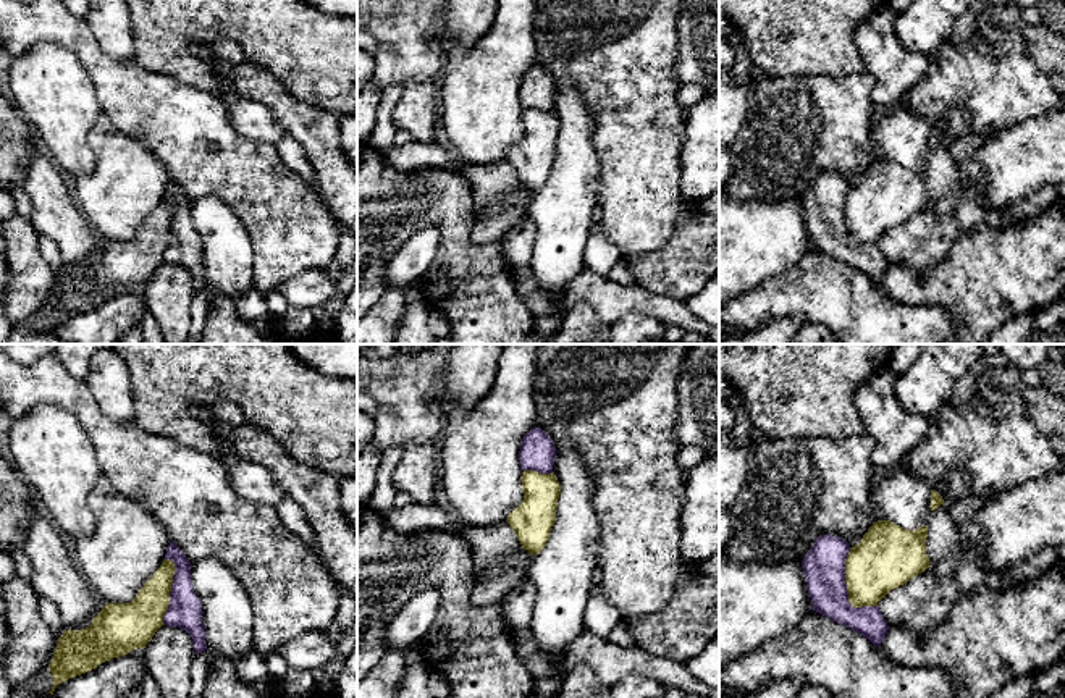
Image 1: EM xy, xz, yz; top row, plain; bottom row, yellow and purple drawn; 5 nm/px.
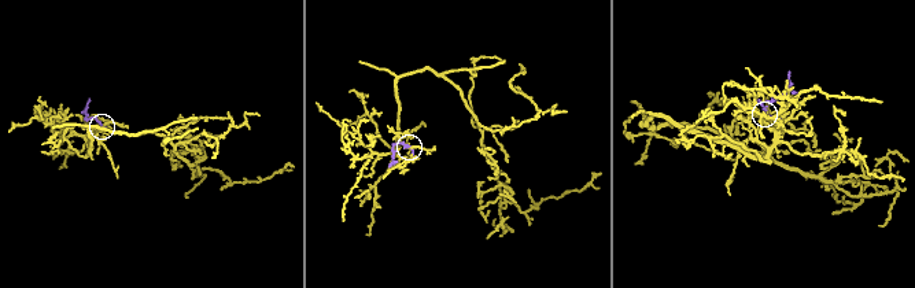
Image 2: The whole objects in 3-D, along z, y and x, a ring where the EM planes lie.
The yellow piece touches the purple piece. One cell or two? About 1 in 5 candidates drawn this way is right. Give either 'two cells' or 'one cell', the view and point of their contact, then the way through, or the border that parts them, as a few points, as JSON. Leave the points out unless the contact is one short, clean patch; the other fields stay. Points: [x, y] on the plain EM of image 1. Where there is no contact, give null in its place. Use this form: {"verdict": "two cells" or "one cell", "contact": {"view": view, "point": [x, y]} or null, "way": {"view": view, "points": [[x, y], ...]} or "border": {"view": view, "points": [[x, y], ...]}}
{"verdict": "two cells", "contact": {"view": "yz", "point": [847, 227]}}

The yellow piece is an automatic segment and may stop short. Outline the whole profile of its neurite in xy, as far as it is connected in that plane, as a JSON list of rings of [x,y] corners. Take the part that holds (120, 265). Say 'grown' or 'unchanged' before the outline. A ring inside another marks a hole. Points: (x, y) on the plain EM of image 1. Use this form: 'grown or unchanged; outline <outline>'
unchanged; outline [[[163,197],[133,239],[105,241],[89,265],[65,268],[48,302],[53,315],[48,331],[53,333],[58,322],[86,312],[105,299],[145,286],[163,263],[175,208],[175,200]]]

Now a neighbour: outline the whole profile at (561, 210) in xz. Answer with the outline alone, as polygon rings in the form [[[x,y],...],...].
[[[572,86],[556,87],[553,111],[561,123],[561,132],[549,176],[545,186],[532,194],[528,204],[528,218],[537,226],[528,268],[553,307],[559,307],[567,284],[585,270],[583,250],[591,228],[591,212],[598,204],[600,160],[593,147],[595,123],[579,90]]]

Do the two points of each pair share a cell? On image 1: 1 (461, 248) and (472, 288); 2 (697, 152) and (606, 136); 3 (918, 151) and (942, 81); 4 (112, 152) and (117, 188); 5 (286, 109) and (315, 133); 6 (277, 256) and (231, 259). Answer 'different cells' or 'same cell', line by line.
1: same cell
2: different cells
3: different cells
4: same cell
5: same cell
6: different cells

